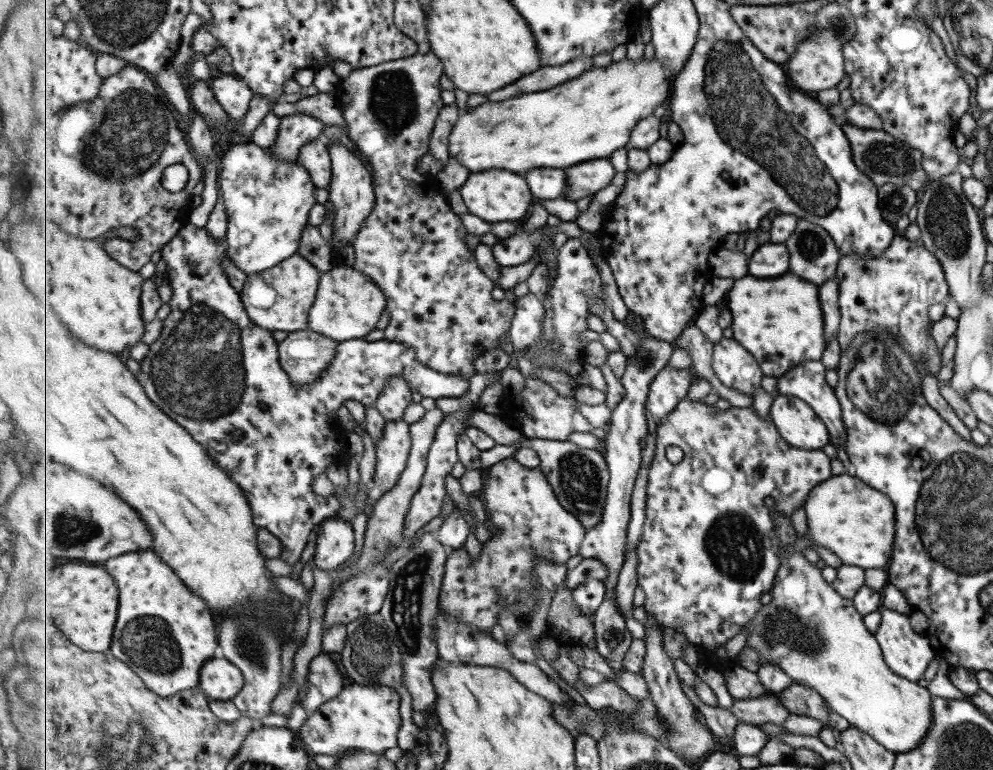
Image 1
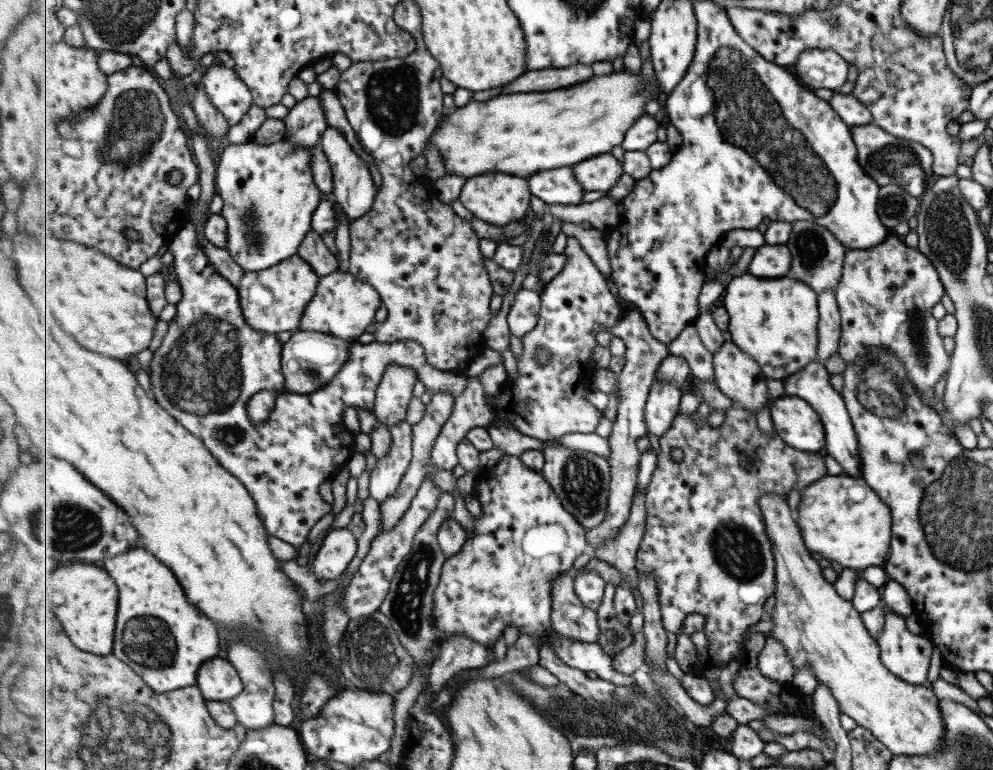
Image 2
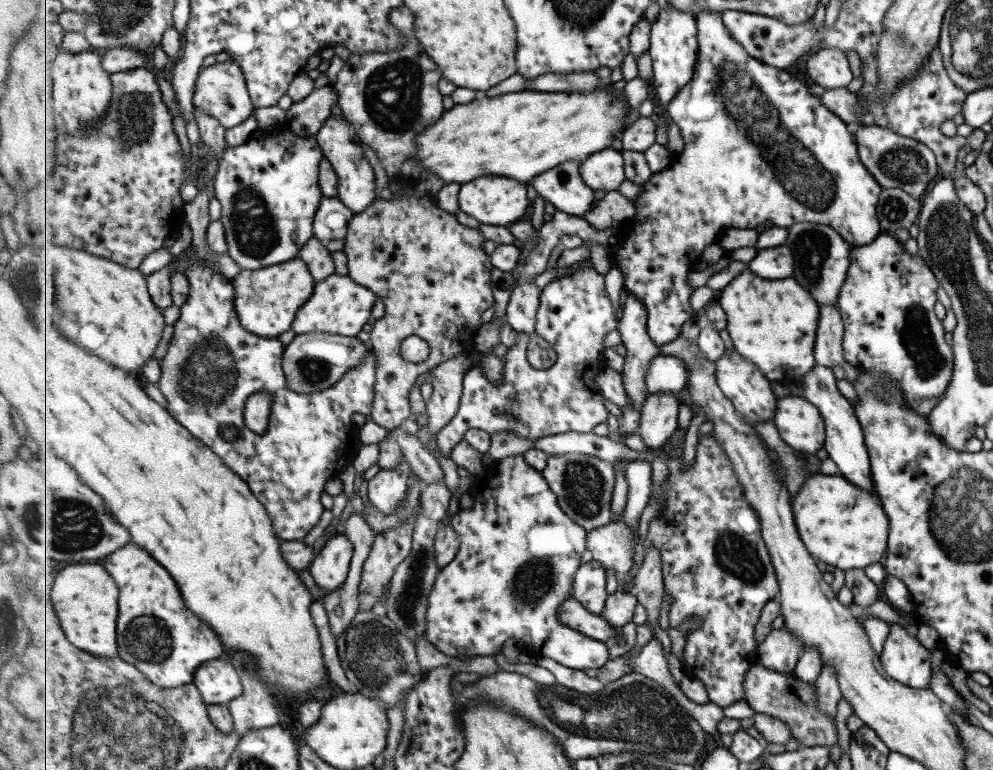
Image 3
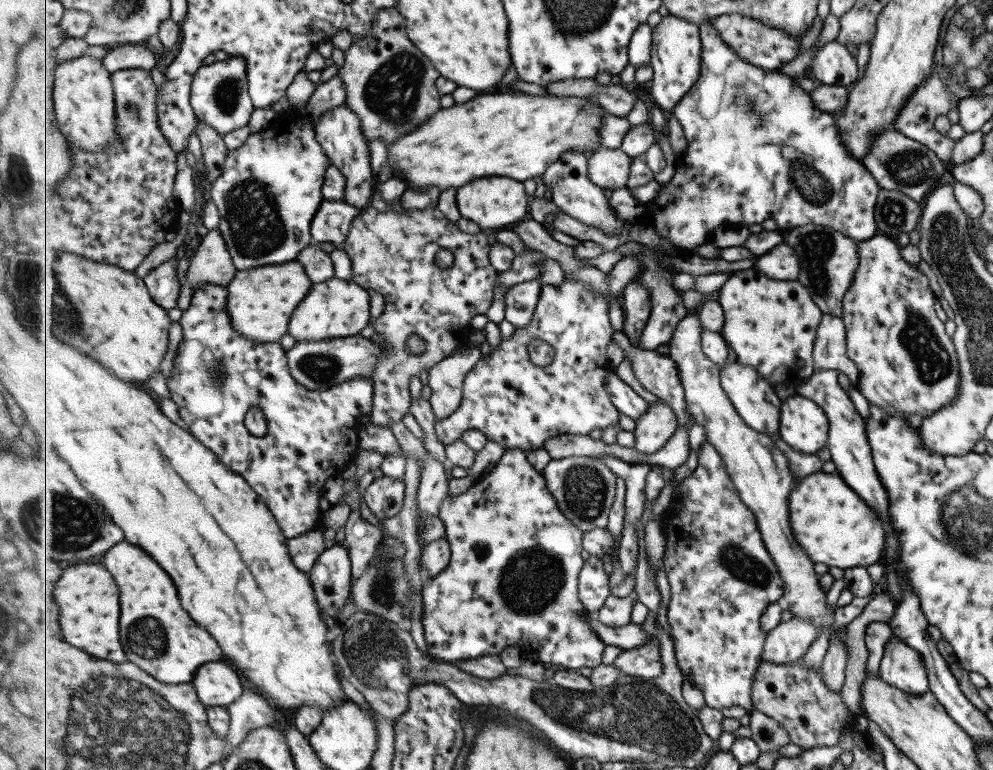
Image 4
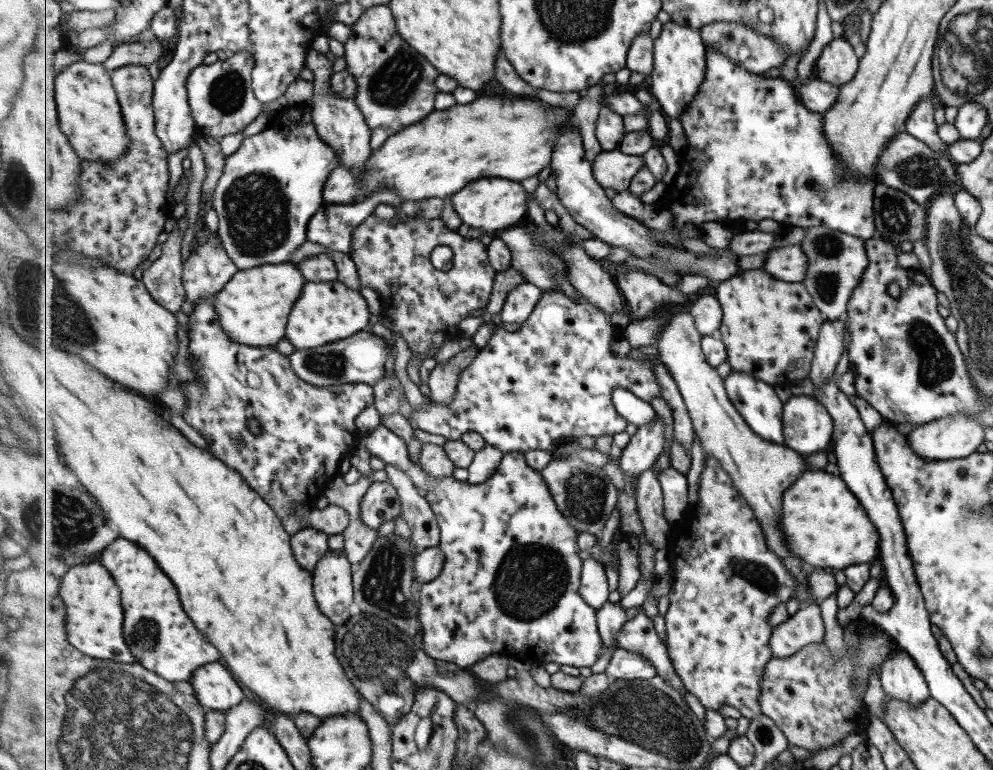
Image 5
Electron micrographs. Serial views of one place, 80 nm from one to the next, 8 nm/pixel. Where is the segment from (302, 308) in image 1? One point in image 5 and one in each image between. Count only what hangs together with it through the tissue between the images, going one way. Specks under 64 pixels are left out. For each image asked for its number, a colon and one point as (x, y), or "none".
2: (274, 300)
3: (268, 300)
4: (262, 301)
5: (255, 306)

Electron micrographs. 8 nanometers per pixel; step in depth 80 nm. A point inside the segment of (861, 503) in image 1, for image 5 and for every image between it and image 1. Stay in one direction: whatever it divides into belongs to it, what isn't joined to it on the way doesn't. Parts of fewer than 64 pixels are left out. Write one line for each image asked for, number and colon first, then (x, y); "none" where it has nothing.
2: (842, 519)
3: (843, 526)
4: (837, 528)
5: (824, 525)

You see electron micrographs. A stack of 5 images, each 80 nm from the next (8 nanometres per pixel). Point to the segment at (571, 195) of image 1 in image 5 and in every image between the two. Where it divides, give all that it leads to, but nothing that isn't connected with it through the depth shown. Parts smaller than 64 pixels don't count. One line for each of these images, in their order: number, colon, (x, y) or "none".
2: (602, 172)
3: (606, 170)
4: (609, 168)
5: (614, 169)

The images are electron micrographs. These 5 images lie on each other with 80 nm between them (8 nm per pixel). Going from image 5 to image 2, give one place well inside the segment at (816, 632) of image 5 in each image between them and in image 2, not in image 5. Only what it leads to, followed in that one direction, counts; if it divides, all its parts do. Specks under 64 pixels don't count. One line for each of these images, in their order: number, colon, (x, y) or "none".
2: (773, 661)
3: (780, 650)
4: (788, 641)

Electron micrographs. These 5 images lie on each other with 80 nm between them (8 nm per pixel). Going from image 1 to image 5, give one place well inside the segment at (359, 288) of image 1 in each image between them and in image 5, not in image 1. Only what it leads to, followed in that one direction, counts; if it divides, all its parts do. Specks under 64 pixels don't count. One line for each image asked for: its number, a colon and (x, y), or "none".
2: (345, 306)
3: (339, 305)
4: (338, 308)
5: (327, 312)

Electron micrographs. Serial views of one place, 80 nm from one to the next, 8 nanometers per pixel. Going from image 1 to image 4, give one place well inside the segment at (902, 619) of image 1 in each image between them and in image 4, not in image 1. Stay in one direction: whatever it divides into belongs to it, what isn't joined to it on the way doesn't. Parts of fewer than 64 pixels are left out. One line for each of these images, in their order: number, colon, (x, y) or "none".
2: (906, 655)
3: (902, 657)
4: (900, 666)

